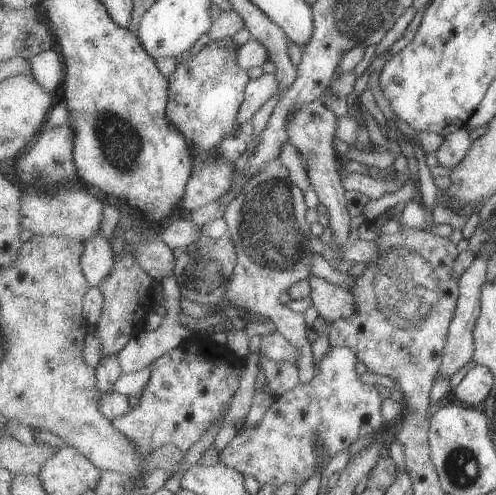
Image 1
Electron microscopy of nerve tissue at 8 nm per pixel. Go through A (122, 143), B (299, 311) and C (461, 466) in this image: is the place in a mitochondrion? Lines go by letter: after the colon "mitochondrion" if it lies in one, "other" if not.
A: mitochondrion
B: other
C: mitochondrion

